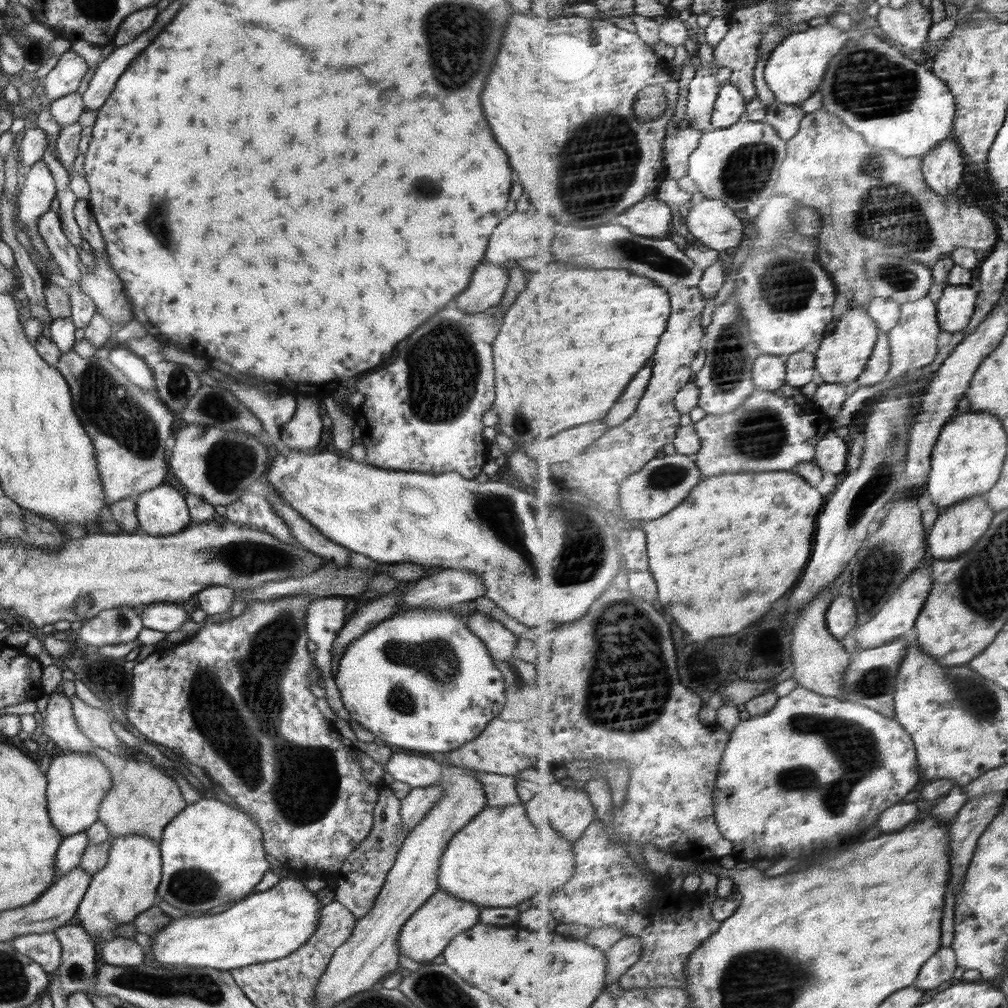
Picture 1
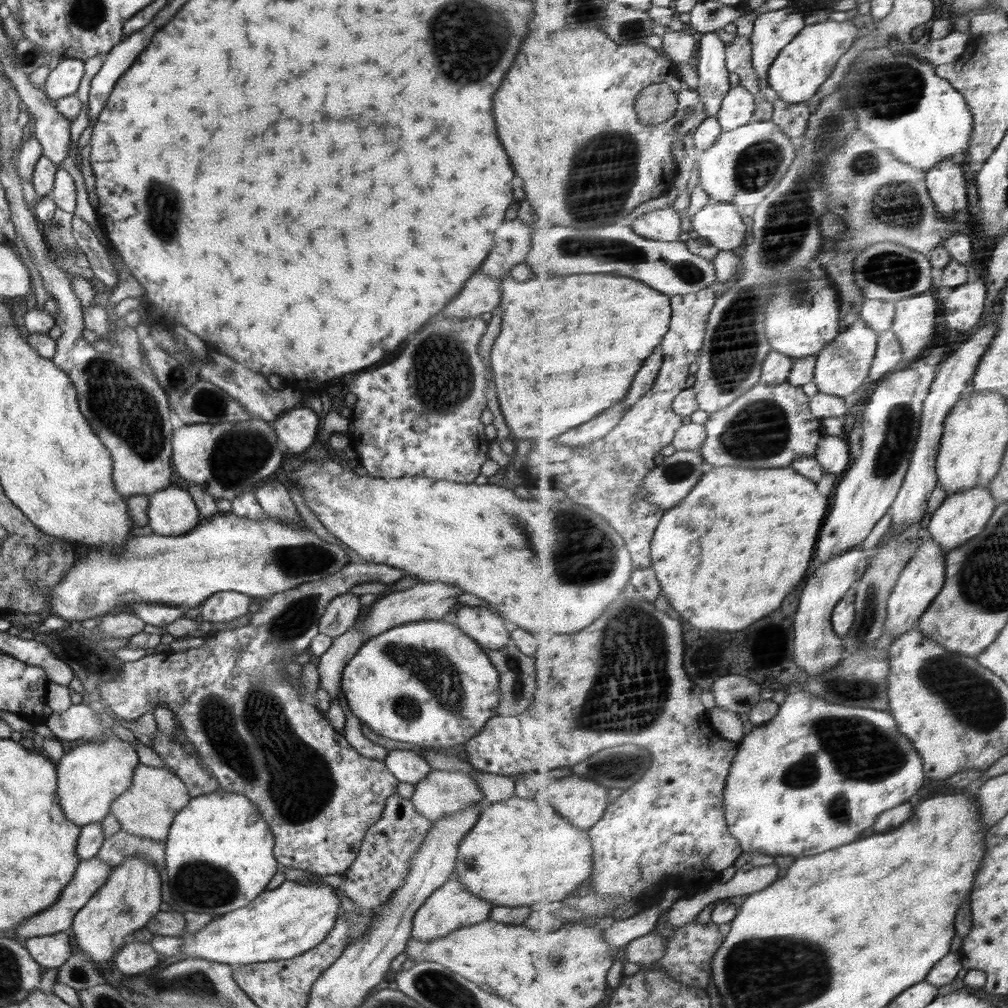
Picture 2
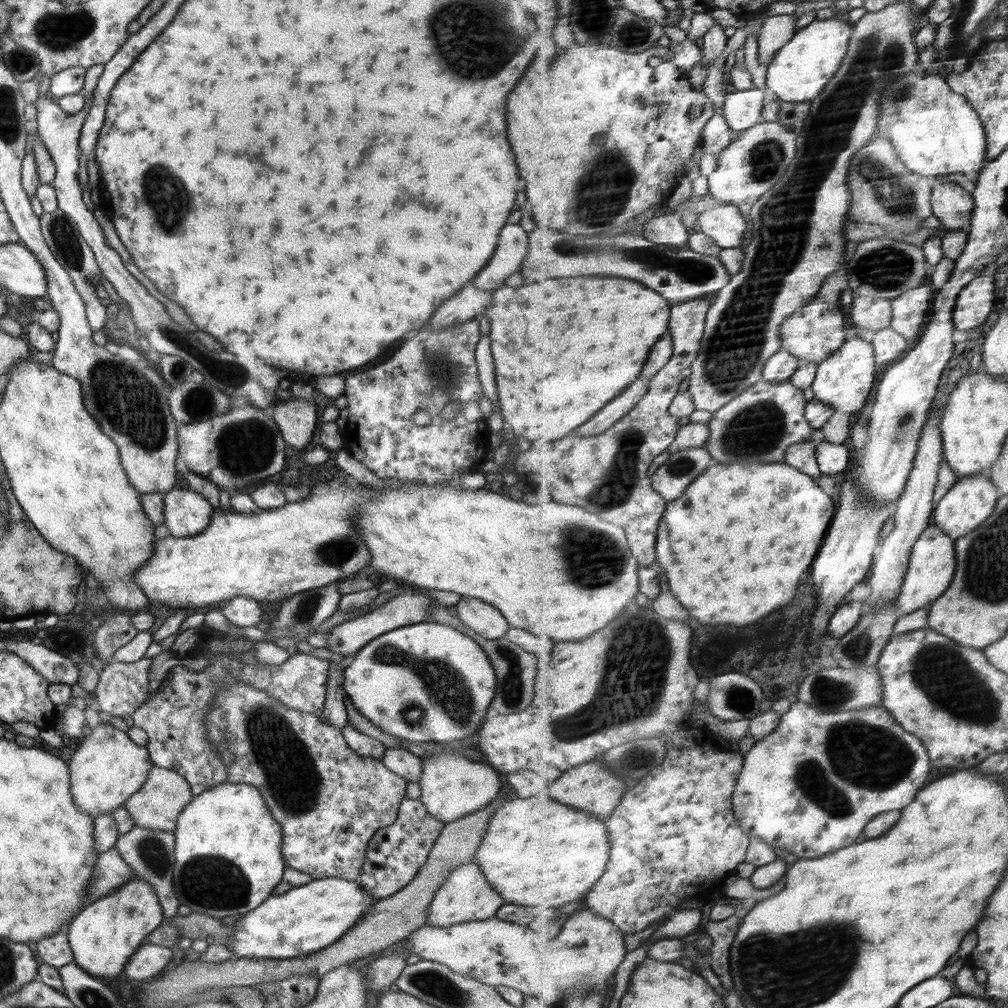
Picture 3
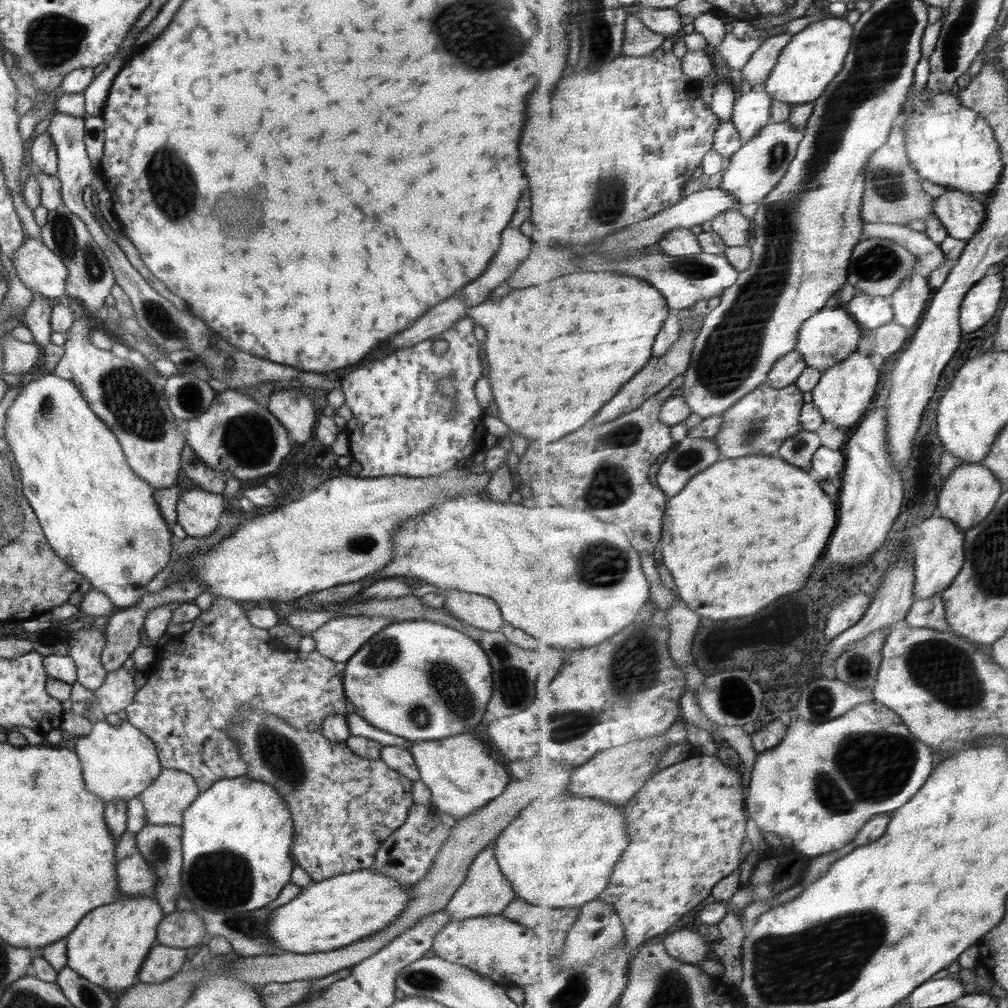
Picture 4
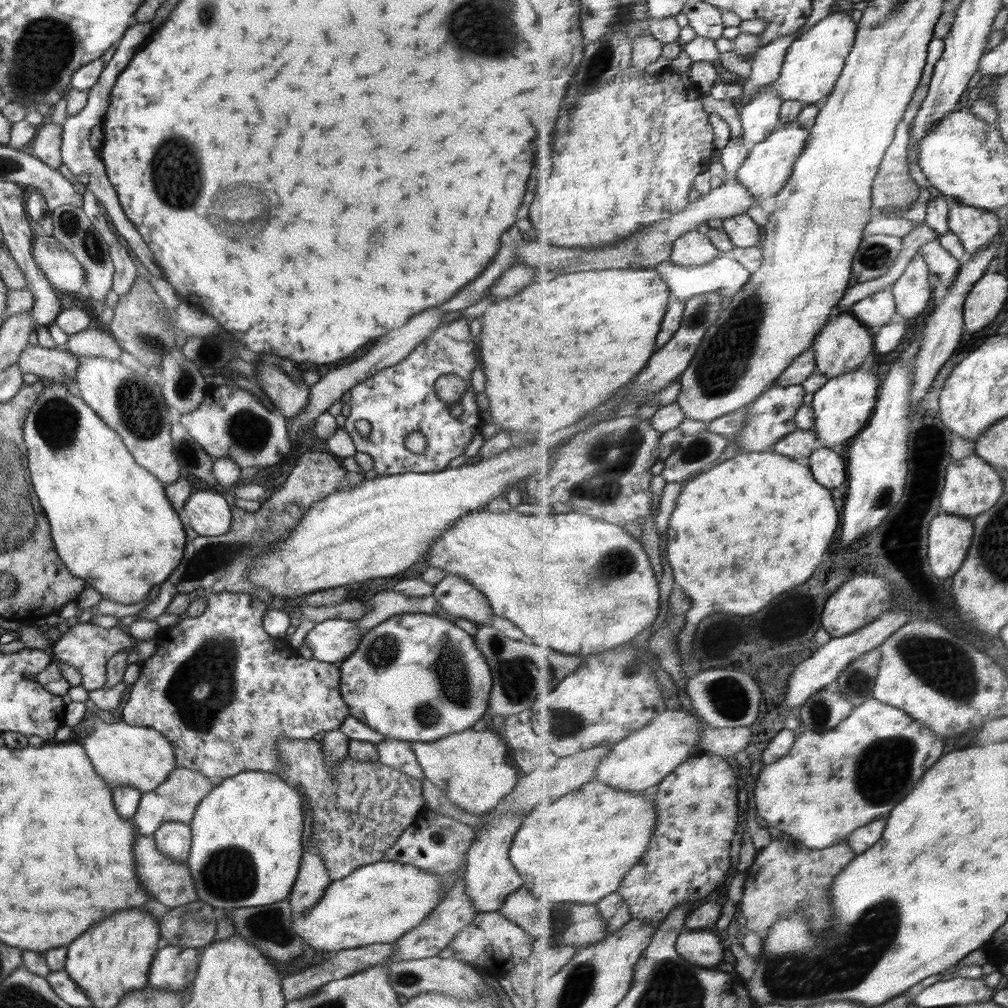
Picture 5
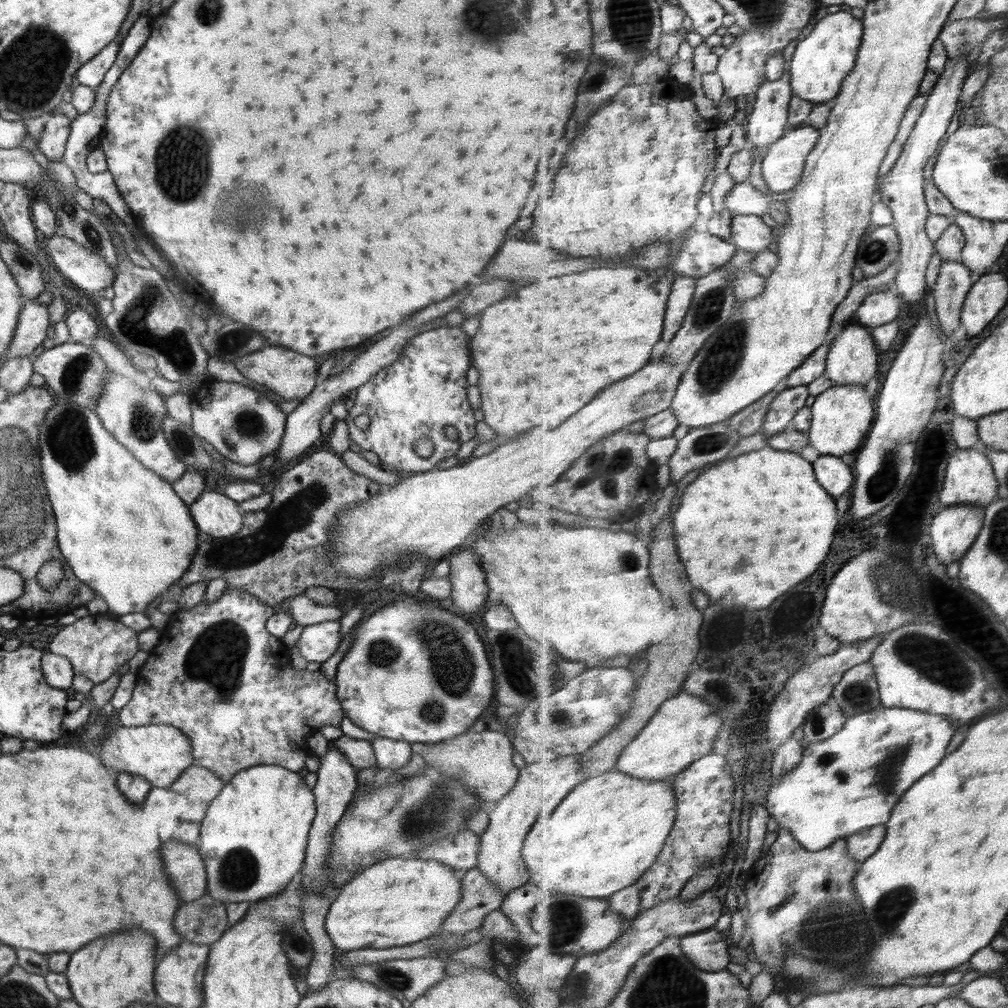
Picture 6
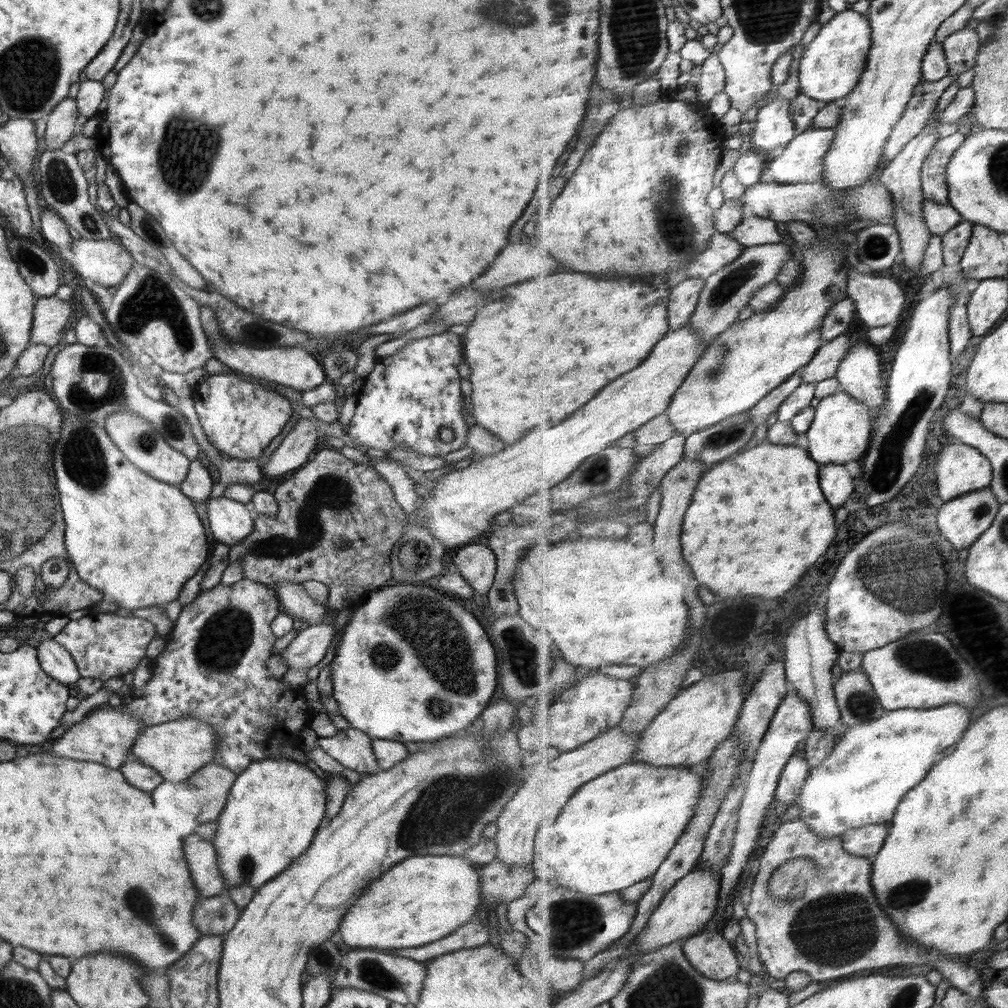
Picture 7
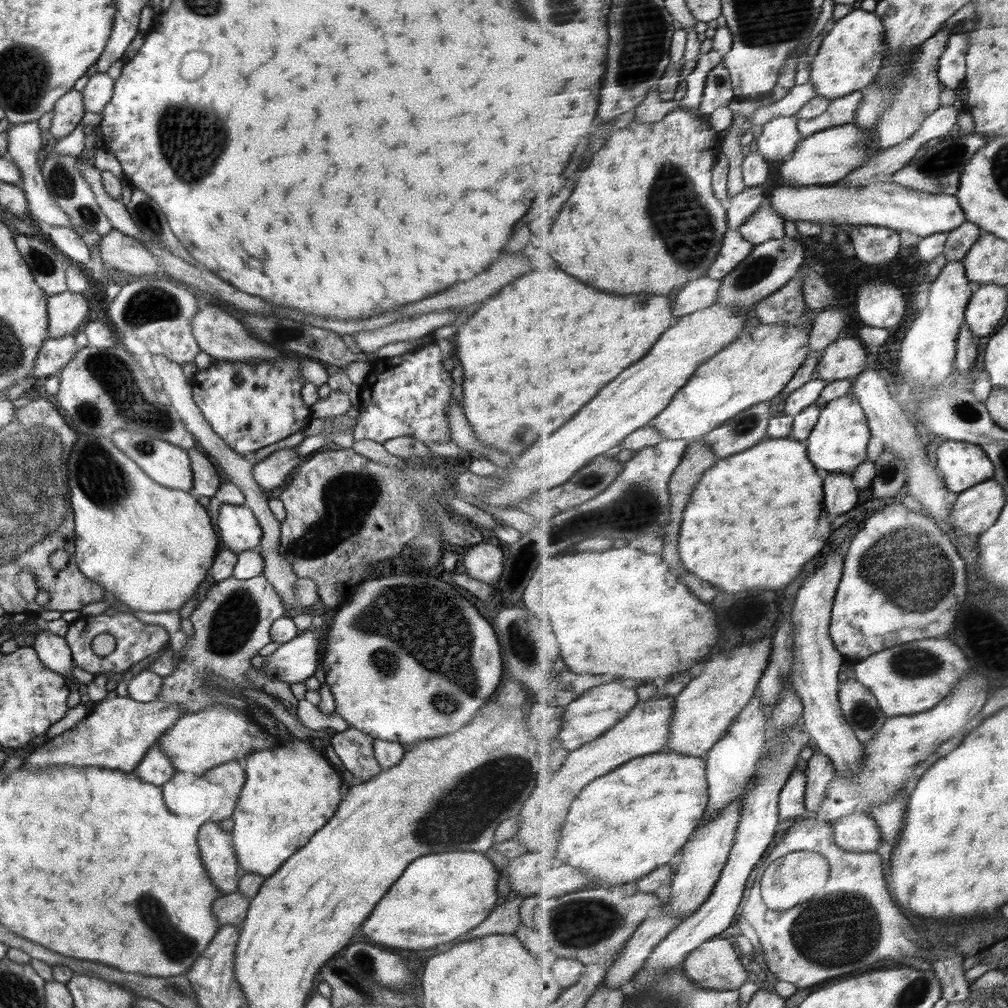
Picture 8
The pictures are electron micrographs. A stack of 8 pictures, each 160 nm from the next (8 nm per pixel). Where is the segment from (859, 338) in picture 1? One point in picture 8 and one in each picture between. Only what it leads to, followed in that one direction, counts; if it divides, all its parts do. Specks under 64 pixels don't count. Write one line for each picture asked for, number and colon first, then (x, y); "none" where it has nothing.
2: (842, 369)
3: (846, 380)
4: (847, 391)
5: (844, 406)
6: (842, 417)
7: (842, 432)
8: (840, 442)

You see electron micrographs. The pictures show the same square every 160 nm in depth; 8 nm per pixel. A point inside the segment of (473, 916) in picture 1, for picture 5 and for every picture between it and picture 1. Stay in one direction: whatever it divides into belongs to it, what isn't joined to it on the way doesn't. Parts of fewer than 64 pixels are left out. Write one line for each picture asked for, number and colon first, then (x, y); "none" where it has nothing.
2: (450, 907)
3: (465, 895)
4: (485, 891)
5: (490, 878)

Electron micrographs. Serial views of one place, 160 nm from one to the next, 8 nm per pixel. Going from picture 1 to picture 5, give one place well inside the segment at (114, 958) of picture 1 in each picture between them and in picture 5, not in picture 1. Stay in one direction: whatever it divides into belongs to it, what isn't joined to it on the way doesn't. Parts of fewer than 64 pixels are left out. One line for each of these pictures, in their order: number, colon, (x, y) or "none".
2: (135, 957)
3: (148, 962)
4: (162, 962)
5: (174, 967)

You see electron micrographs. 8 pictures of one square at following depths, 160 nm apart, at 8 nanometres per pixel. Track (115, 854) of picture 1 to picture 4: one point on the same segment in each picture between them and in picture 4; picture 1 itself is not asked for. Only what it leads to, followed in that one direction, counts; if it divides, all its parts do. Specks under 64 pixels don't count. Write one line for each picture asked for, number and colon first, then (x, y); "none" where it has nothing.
2: (126, 902)
3: (105, 934)
4: (107, 948)

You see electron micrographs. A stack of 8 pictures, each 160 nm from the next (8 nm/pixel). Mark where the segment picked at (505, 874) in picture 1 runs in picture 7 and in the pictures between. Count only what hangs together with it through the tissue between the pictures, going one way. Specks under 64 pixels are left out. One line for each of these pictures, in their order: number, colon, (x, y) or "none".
2: (520, 852)
3: (539, 852)
4: (562, 852)
5: (580, 849)
6: (611, 830)
7: (618, 830)

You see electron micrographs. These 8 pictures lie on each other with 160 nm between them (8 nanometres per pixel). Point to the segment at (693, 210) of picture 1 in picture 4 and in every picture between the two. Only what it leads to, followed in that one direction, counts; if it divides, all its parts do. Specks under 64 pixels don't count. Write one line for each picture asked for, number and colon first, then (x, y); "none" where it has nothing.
2: (723, 225)
3: (725, 223)
4: (734, 227)

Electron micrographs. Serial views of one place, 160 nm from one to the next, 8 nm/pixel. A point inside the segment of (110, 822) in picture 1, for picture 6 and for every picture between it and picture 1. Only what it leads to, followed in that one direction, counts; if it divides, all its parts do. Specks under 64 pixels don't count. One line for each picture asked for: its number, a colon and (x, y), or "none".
2: (146, 810)
3: (156, 806)
4: (165, 800)
5: (185, 788)
6: (200, 786)

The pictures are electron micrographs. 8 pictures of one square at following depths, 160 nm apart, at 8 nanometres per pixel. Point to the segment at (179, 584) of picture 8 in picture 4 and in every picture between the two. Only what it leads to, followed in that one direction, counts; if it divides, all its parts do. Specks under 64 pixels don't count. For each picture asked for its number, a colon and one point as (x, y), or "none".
4: (97, 515)
5: (112, 525)
6: (121, 528)
7: (113, 512)

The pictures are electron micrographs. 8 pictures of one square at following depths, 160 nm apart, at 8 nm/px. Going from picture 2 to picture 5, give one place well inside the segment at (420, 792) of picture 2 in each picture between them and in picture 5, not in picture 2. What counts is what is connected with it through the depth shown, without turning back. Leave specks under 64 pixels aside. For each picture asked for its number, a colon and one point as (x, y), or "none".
3: (452, 786)
4: (462, 777)
5: (470, 766)

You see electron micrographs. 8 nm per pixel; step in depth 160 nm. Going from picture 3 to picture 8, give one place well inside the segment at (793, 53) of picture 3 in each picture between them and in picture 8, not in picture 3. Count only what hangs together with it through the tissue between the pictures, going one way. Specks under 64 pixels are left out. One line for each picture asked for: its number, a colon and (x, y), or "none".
4: (810, 63)
5: (815, 62)
6: (823, 61)
7: (834, 64)
8: (852, 55)

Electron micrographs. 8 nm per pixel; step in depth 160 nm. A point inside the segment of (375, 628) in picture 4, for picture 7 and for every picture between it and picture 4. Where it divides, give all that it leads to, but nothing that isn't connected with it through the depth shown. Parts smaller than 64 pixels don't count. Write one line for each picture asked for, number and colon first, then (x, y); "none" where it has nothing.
5: (335, 639)
6: (318, 642)
7: (307, 649)

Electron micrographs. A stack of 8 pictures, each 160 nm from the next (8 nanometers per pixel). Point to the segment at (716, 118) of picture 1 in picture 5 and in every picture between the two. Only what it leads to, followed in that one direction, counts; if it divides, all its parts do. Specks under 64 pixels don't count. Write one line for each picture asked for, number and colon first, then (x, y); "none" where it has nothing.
2: (739, 108)
3: (744, 109)
4: (753, 112)
5: (761, 116)

